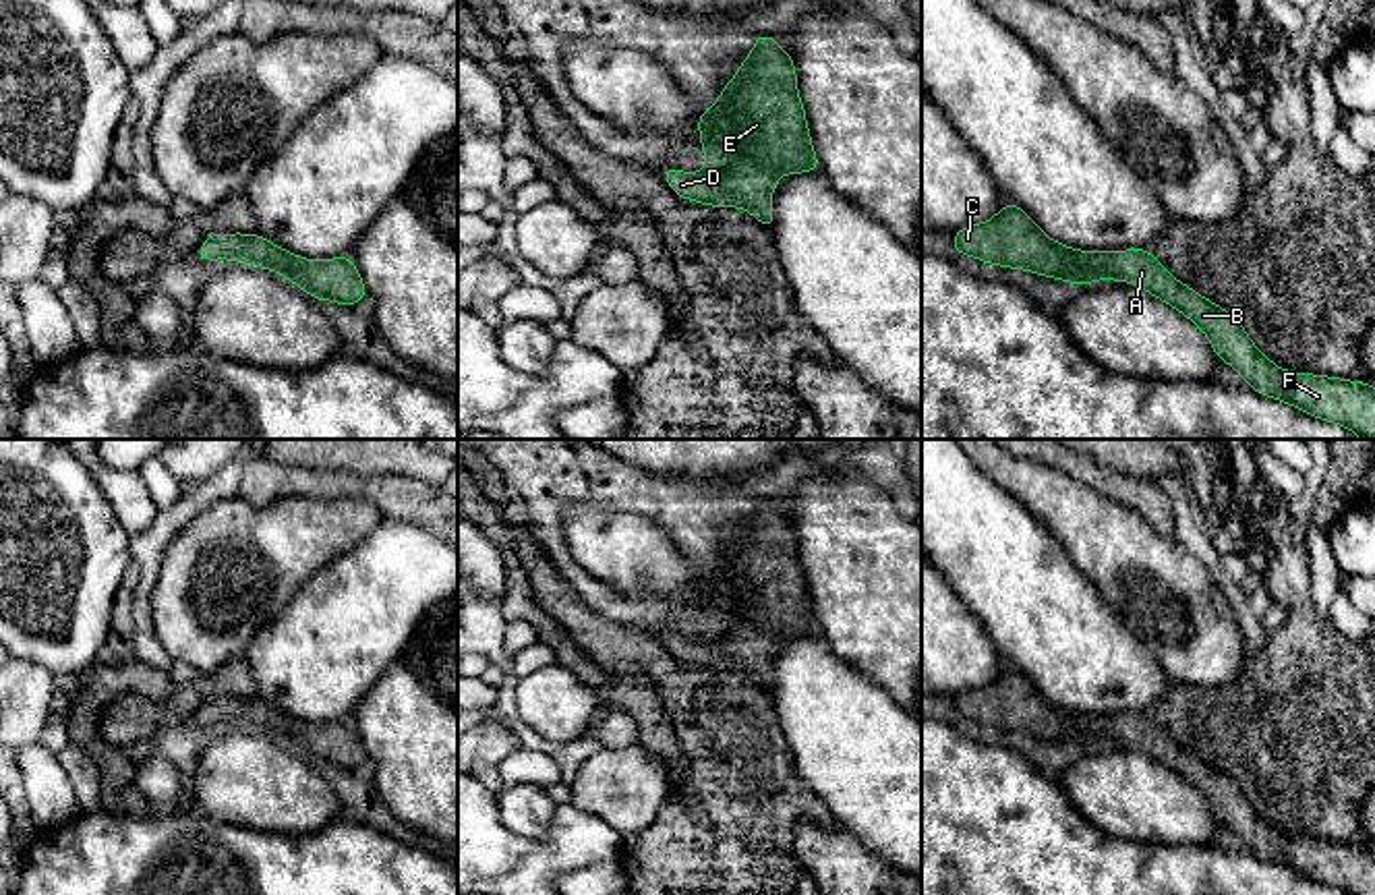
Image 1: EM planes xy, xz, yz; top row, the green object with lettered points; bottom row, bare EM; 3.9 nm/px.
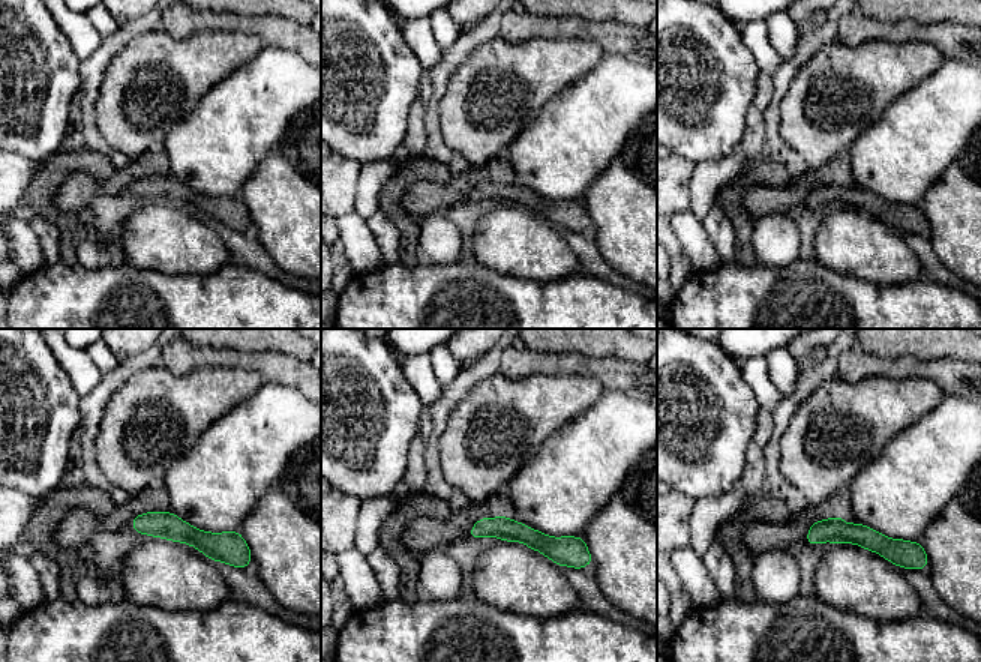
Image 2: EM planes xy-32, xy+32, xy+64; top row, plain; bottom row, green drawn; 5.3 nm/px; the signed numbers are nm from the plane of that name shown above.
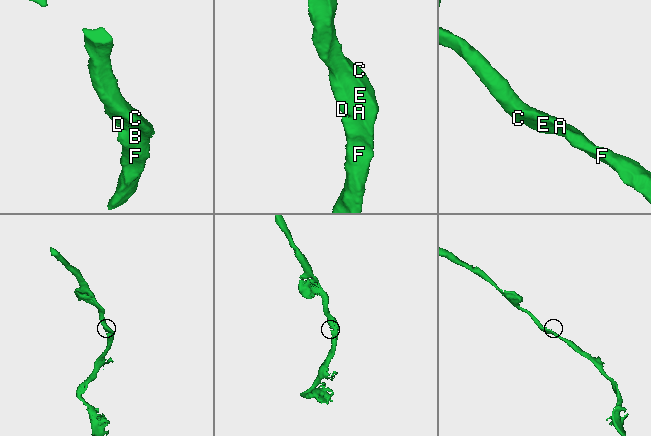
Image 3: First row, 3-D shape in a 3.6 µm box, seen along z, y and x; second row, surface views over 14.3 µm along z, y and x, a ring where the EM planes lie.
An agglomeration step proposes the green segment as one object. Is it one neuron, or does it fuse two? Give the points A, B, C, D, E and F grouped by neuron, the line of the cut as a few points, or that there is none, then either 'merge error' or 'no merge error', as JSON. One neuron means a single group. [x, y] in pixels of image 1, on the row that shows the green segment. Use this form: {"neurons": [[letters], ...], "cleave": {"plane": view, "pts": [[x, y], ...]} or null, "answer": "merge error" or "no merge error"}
{"neurons": [["A", "B", "C", "D", "E", "F"]], "cleave": null, "answer": "no merge error"}

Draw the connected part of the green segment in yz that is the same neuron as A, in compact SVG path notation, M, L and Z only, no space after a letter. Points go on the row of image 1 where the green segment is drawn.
M1011 201L988 222L961 228L953 244L957 255L971 255L982 263L1027 269L1077 286L1095 280L1137 284L1199 325L1218 358L1238 371L1255 392L1342 425L1363 439L1375 439L1373 385L1280 369L1251 342L1232 313L1180 284L1147 249L1118 253L1071 249L1048 238Z

